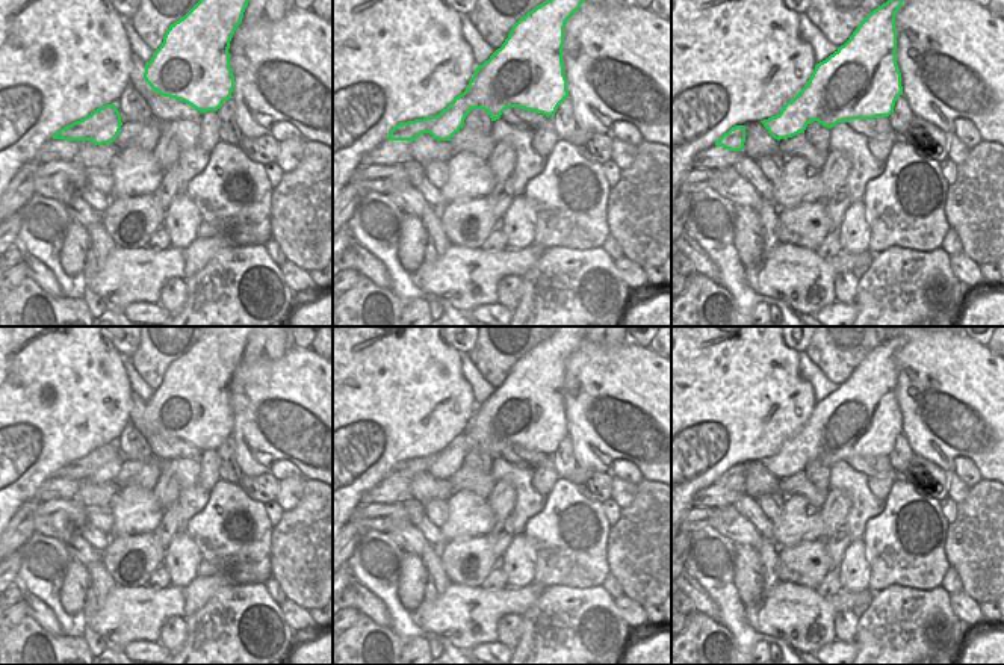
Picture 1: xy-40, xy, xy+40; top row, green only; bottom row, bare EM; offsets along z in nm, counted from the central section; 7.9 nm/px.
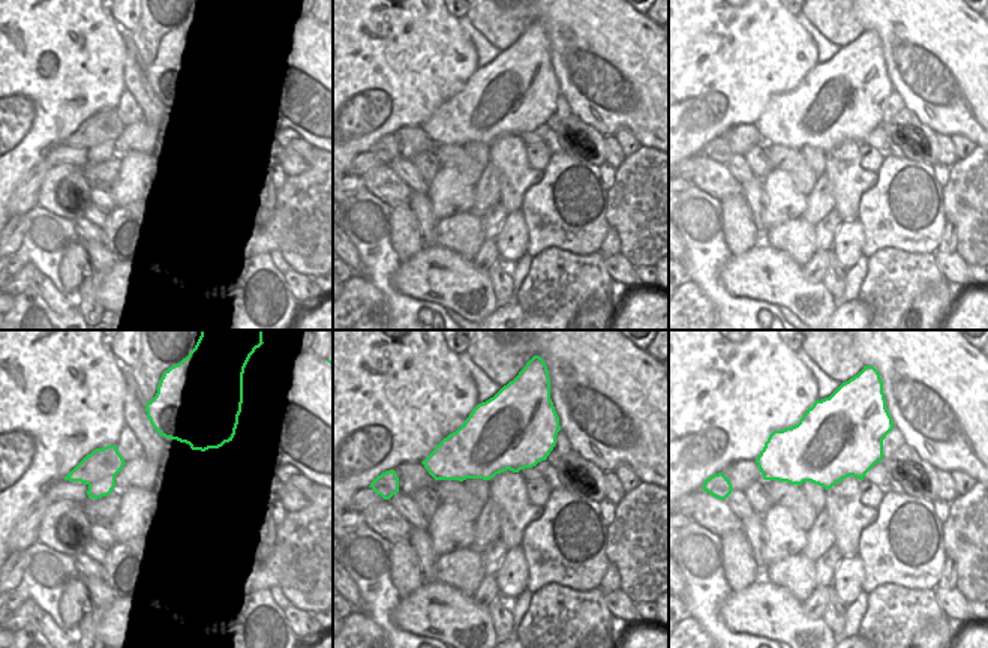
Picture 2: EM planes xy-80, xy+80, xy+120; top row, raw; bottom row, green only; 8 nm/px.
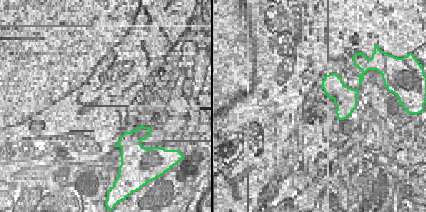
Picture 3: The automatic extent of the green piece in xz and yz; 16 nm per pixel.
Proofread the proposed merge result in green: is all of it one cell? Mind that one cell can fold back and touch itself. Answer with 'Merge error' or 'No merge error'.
Merge error

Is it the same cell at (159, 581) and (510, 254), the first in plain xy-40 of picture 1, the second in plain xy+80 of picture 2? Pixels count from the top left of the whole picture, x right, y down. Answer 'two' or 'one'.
two

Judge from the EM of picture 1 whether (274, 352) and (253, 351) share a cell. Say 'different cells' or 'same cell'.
same cell

